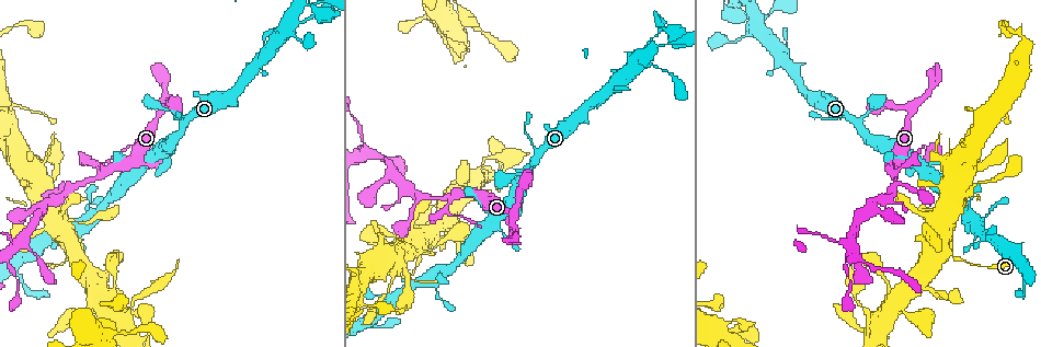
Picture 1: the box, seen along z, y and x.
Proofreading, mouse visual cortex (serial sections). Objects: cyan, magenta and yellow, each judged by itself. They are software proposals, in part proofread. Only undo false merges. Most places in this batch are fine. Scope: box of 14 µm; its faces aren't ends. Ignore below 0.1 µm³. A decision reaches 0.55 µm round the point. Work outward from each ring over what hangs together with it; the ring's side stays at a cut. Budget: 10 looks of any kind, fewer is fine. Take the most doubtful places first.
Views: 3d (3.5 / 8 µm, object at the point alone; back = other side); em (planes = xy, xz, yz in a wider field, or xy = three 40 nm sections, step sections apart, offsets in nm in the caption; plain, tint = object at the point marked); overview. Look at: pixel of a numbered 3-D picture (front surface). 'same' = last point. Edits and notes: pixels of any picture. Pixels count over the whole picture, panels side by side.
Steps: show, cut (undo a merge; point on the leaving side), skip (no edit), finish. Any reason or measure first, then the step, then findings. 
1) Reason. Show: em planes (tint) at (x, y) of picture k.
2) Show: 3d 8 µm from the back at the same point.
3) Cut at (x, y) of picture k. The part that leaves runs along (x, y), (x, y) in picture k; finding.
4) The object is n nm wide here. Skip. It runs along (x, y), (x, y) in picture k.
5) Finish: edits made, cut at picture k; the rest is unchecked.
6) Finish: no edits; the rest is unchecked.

Abrupt turn. Show: 3d 8 µm at (676, 31) of picture 1.

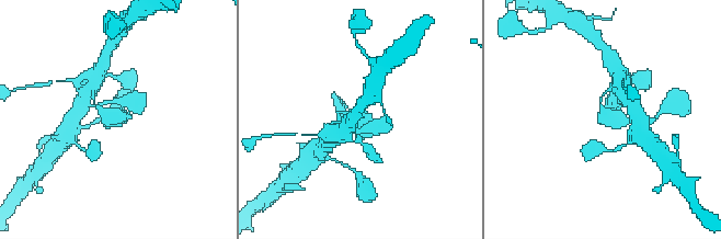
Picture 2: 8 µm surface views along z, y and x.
Need the tissue. Show: em xy step 2 (tint) at (607, 116) of picture 2.

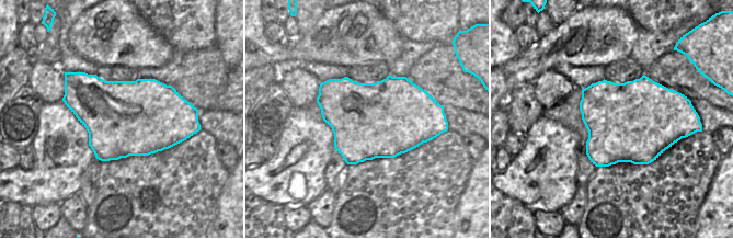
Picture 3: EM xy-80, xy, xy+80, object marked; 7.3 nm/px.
Skip. One cell here.

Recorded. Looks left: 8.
Show: em xy step 5 (tint) at (99, 293) of picture 1.

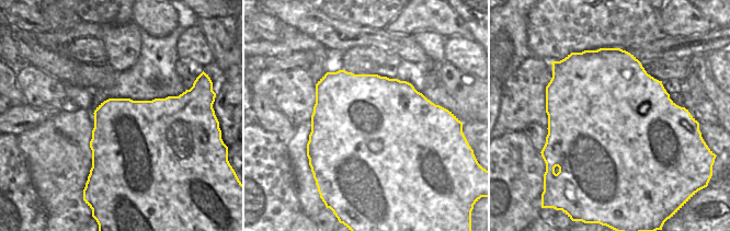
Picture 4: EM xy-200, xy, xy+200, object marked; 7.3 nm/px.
Show: 3d 3.5 µm at the same point.

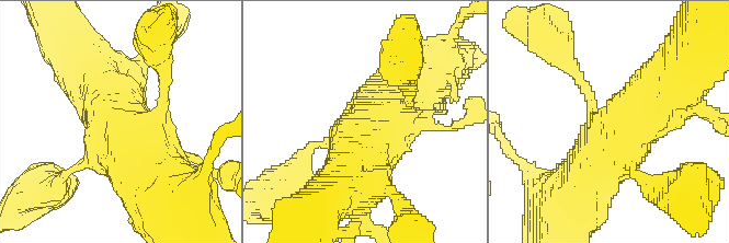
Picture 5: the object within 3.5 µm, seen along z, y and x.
Skip. It runs along (97, 91), (144, 162), (178, 185) in picture 5; all the same cell.

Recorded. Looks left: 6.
Sharp bend. Show: 3d 8 µm from the back at (21, 241) of picture 1.

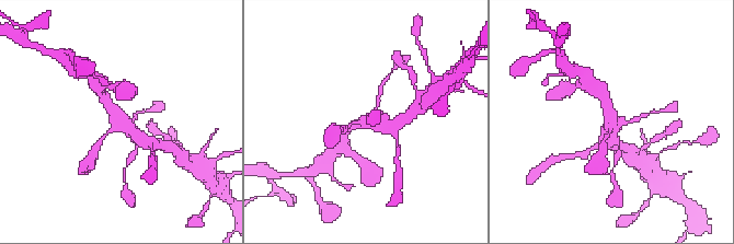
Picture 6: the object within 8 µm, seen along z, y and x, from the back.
Closer look. Show: 3d 3.5 µm at (120, 119) of picture 6.

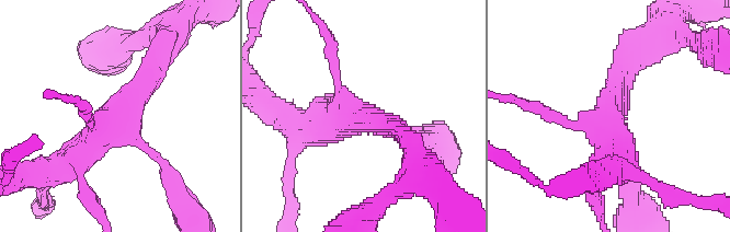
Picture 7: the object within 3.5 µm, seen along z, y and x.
4 arms meet here; the arms are 150, 150, 300, 450 nm wide; shape alone is not enough. Show: em xy step 2 (tint) at (607, 120) of picture 7.

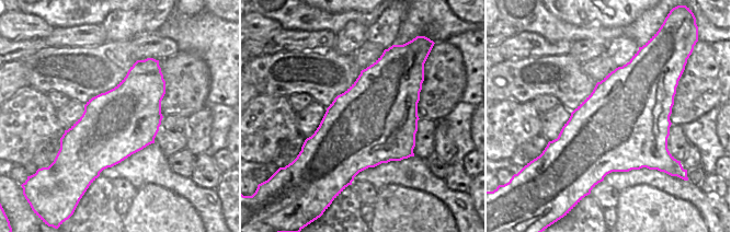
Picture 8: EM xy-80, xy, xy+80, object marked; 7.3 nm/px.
Skip. It runs along (158, 66), (124, 109), (60, 170) in picture 7; continuous, no second cell.

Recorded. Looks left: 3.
Abrupt turn. Show: 3d 3.5 µm at (928, 219) of picture 1.

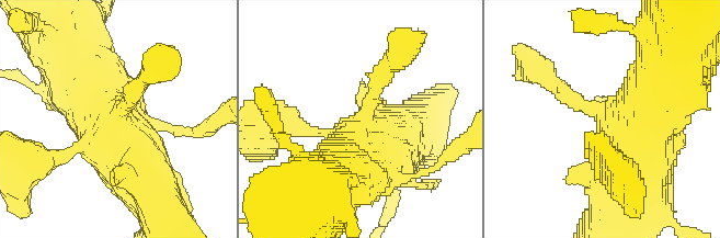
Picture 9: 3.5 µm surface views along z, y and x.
Show: em planes (tint) at (613, 121) of picture 9.

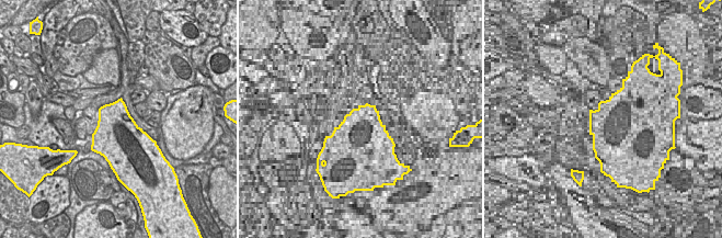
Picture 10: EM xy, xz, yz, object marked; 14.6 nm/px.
The object is 700 nm wide here. Skip. It runs along (145, 202), (80, 83) in picture 9; continuous, no second cell.

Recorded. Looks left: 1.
Finish: no edits; the rest is unchecked.

